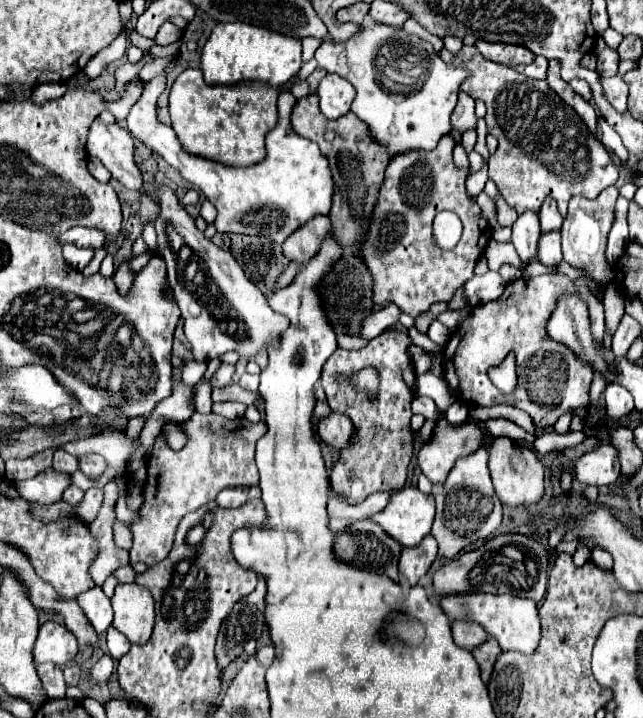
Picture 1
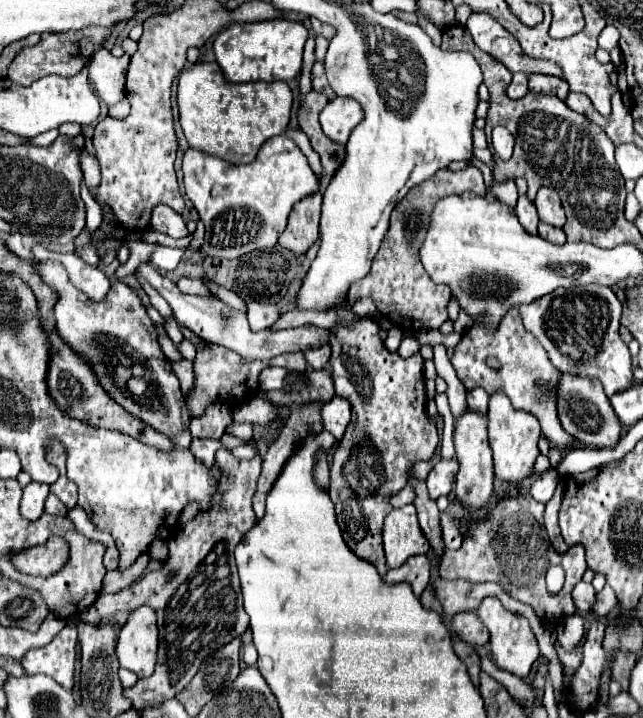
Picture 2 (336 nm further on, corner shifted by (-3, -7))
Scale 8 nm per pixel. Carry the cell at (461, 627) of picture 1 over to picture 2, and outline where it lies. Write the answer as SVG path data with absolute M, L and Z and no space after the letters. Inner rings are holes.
M462 612L452 618L452 630L458 638L464 642L470 642L472 646L486 646L488 644L488 630L482 626L482 622L476 618L474 612Z

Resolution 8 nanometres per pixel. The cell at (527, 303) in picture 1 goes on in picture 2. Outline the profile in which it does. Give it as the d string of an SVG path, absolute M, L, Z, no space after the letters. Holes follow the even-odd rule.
M510 308L494 332L488 330L482 322L474 322L462 334L462 340L454 348L452 366L458 374L458 378L462 380L462 384L466 386L466 390L472 390L476 386L482 386L488 394L502 390L502 392L506 392L506 396L510 398L510 402L516 410L534 414L542 426L542 434L558 450L572 448L578 442L574 436L570 436L562 428L560 418L558 418L556 396L558 396L558 382L560 382L562 372L546 358L546 352L542 350L542 346L524 330L518 310ZM488 356L492 356L500 362L498 370L490 368L486 364Z

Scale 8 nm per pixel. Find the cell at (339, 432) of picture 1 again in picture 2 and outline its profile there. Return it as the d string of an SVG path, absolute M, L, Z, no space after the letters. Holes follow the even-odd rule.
M334 396L330 402L326 402L322 406L322 422L324 422L324 428L336 438L336 440L342 440L344 436L344 430L350 422L350 404L344 400L344 398L338 398Z

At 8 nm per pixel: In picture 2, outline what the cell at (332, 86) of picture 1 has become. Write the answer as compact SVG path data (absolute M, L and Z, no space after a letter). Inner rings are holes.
M334 98L320 112L320 126L328 138L346 144L352 128L362 120L362 108L354 98Z

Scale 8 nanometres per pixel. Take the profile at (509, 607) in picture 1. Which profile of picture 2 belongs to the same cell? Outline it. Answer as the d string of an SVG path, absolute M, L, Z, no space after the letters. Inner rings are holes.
M484 598L480 608L476 610L478 618L484 622L484 626L490 630L490 652L494 656L494 662L498 668L508 670L520 678L528 676L532 664L536 662L536 658L540 656L538 652L538 642L526 622L526 618L508 612L498 598Z

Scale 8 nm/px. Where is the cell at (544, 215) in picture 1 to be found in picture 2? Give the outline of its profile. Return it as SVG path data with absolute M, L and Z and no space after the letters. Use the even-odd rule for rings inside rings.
M540 188L538 194L536 194L536 200L534 200L534 206L536 206L538 216L544 224L550 224L550 226L556 226L556 228L564 226L564 222L566 222L564 208L562 208L560 198L554 190Z

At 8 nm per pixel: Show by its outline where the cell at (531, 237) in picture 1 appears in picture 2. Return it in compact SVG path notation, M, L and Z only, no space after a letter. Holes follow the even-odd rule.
M520 196L520 198L518 198L516 216L518 216L520 224L524 226L524 230L526 230L528 234L536 234L536 226L538 226L538 214L536 214L534 204L532 204L532 202L530 202L526 196Z

